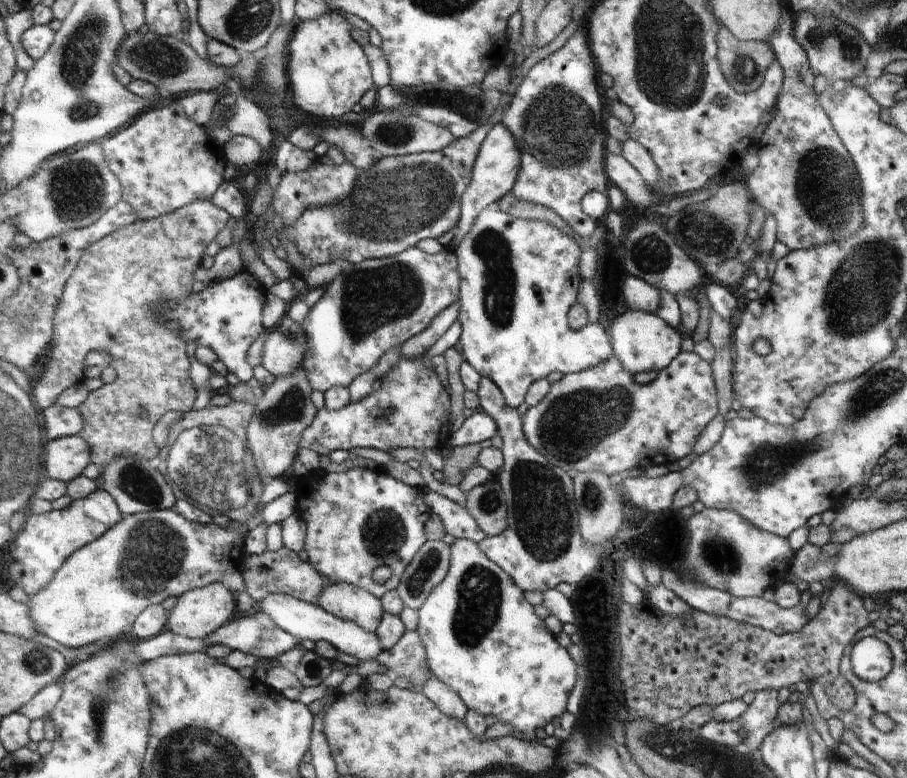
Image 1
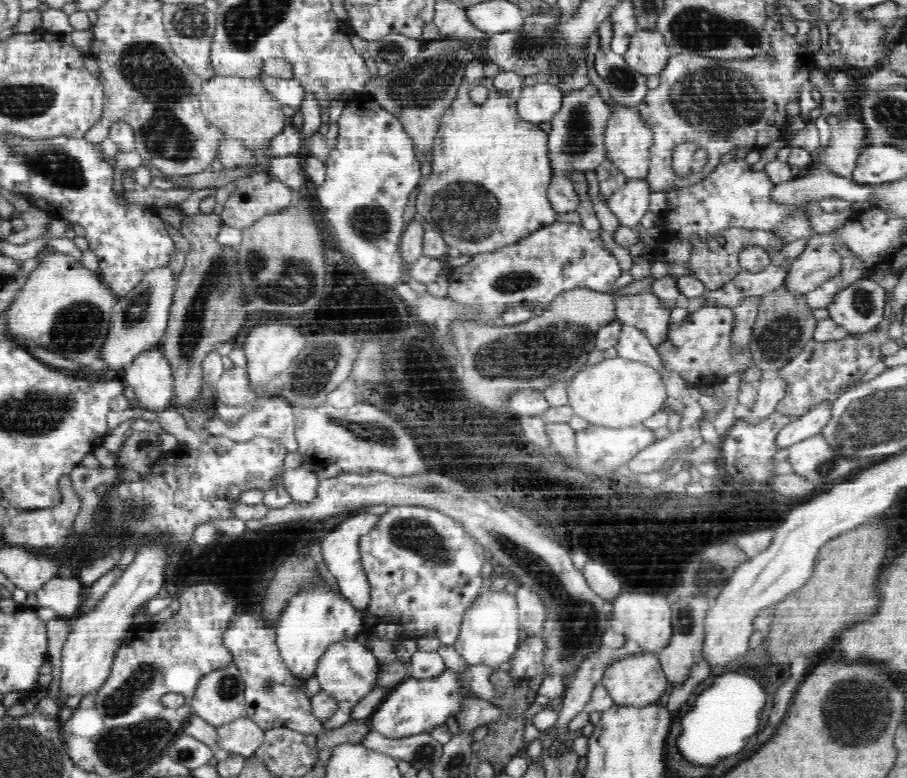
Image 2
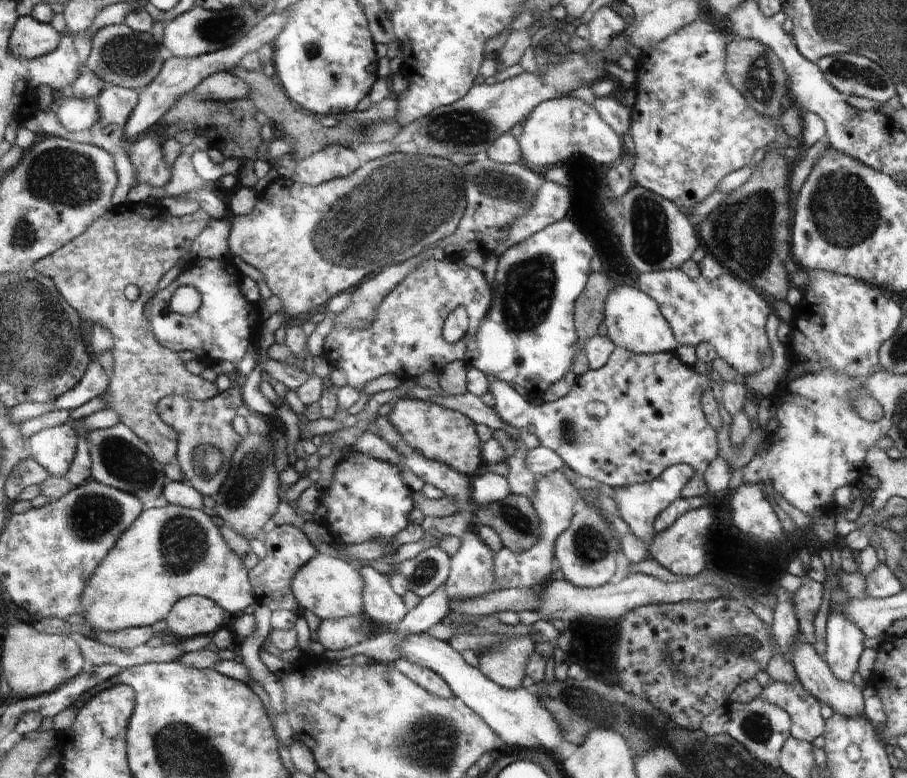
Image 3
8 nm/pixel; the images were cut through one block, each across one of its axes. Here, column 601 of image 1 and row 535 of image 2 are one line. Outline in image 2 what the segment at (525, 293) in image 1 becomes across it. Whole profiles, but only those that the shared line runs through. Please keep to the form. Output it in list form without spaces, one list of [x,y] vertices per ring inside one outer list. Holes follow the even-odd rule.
[[[365,510],[352,513],[344,522],[330,530],[321,544],[321,553],[328,570],[336,578],[336,584],[339,584],[346,600],[358,610],[365,610],[370,603],[370,583],[366,579],[360,554],[361,539],[377,526],[379,520],[380,518]]]

